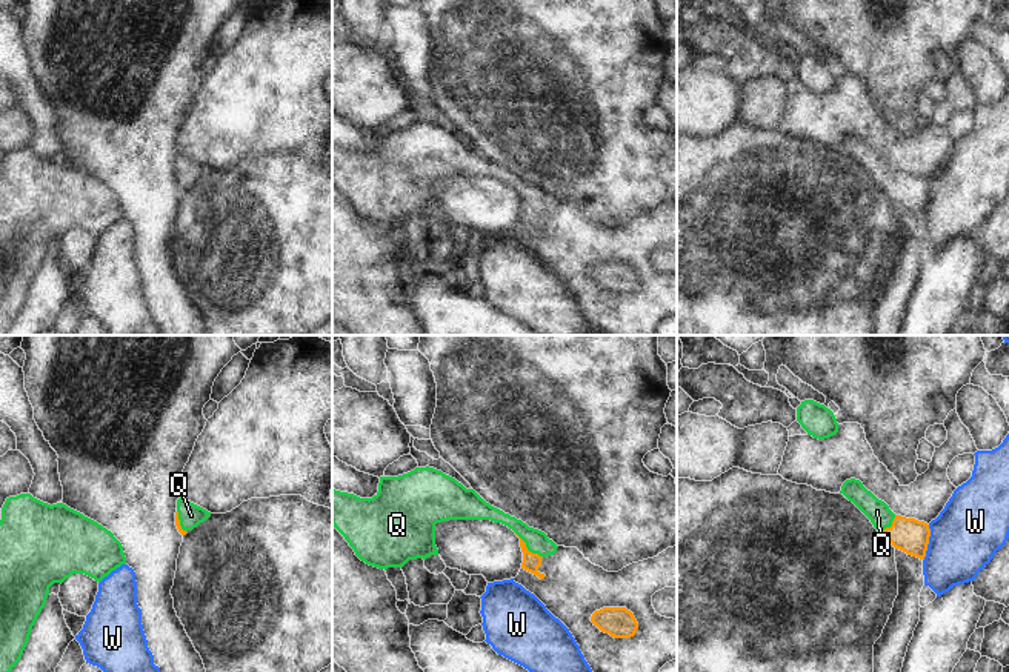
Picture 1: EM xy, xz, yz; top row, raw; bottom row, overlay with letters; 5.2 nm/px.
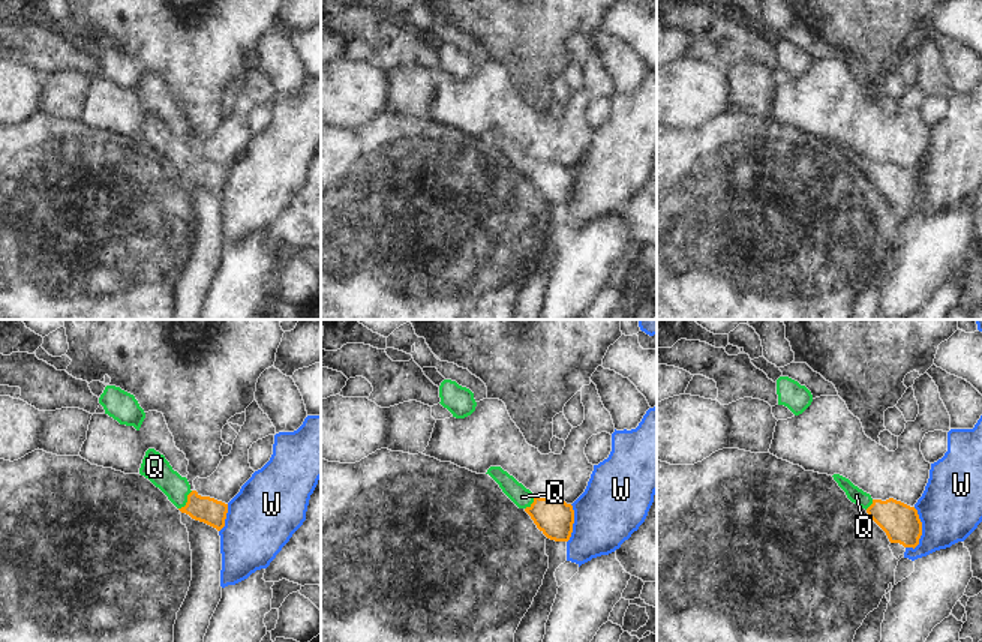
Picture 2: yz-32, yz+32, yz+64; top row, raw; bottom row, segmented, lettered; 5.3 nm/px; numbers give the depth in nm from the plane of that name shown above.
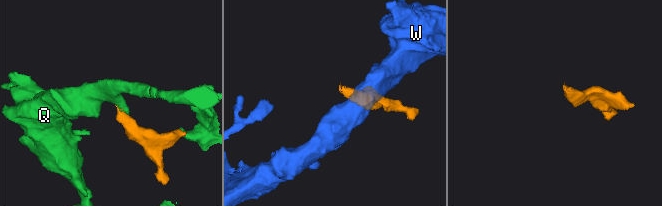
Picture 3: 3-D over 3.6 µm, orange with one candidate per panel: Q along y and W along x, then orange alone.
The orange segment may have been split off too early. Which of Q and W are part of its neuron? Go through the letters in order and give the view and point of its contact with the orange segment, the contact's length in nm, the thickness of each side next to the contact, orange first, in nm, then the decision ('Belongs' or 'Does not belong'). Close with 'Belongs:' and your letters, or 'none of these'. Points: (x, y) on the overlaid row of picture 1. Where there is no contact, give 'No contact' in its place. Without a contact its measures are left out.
Q: Touches orange at xz (526, 548). Shared border 190 nm. Thickness 100 nm (orange) against 120 nm. Belongs
W: Touches orange at yz (928, 543). Shared border 190 nm. Thickness 180 nm (orange) against 360 nm. Does not belong
Belongs: Q.

